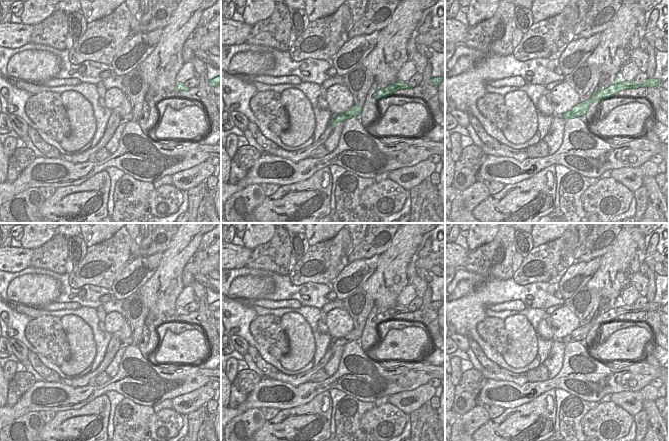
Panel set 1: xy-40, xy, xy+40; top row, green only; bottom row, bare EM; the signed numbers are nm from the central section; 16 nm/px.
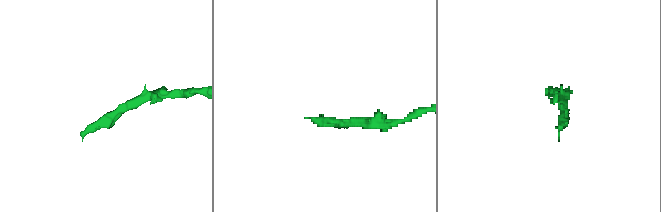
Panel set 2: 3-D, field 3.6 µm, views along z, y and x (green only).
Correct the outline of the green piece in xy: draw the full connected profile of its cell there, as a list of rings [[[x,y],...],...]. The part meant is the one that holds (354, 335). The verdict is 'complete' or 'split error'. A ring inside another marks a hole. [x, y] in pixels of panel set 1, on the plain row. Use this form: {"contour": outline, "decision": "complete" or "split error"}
{"contour": [[[352,329],[349,333],[344,335],[343,337],[337,338],[334,344],[330,345],[330,348],[326,352],[325,356],[322,358],[322,360],[318,363],[317,366],[315,366],[315,369],[312,371],[306,371],[304,373],[296,374],[296,375],[287,375],[282,372],[279,372],[277,375],[275,375],[272,379],[290,383],[293,386],[299,386],[300,384],[304,384],[306,382],[310,381],[311,376],[316,373],[320,369],[324,369],[326,364],[329,362],[329,360],[332,357],[332,354],[334,350],[339,346],[344,346],[347,343],[350,343],[351,341],[357,341],[359,342],[360,338],[362,336],[362,331],[359,331],[357,329]]], "decision": "split error"}

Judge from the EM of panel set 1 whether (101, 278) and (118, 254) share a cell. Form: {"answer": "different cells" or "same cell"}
{"answer": "same cell"}

